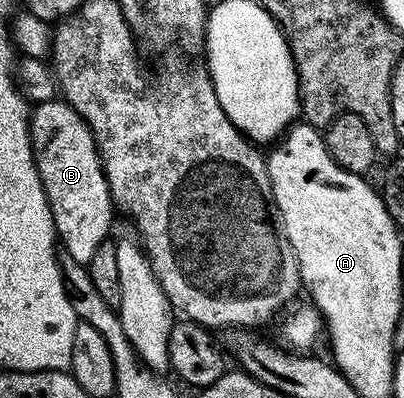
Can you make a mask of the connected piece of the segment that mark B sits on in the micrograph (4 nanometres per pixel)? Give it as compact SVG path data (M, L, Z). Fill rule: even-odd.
M61 98L48 100L32 109L29 137L60 243L75 262L87 266L95 250L99 250L103 241L110 239L109 231L113 228L115 213L95 138L84 118Z

